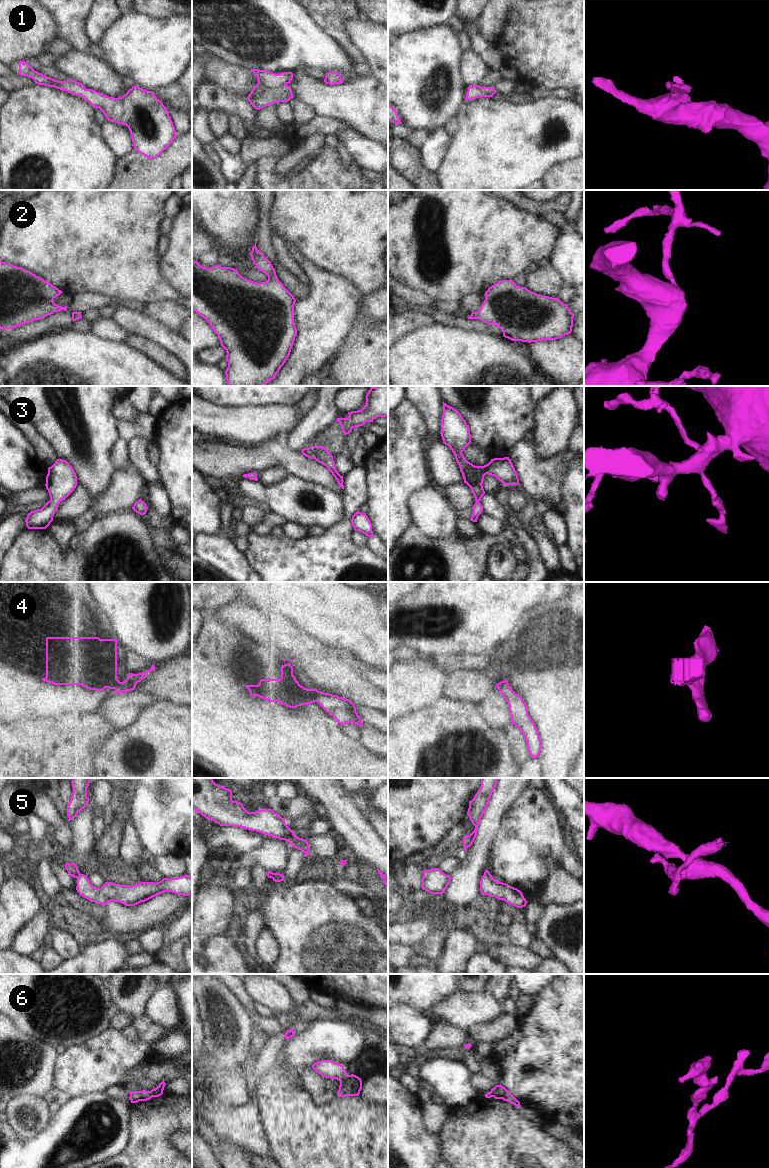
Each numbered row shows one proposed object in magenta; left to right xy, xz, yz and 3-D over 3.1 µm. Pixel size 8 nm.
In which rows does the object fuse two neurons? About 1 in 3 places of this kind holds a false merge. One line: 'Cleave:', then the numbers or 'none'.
Cleave: 4, 5, 6

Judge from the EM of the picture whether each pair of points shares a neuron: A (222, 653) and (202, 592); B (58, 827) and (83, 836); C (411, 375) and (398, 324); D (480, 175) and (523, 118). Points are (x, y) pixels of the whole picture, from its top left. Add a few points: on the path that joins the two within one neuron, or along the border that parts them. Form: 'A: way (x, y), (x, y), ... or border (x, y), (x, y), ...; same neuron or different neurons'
A: border (212, 610), (206, 610), (203, 613); different neurons
B: border (68, 821), (74, 834), (73, 848); different neurons
C: border (422, 326), (408, 332), (398, 341); different neurons
D: way (489, 161), (518, 132); same neuron

